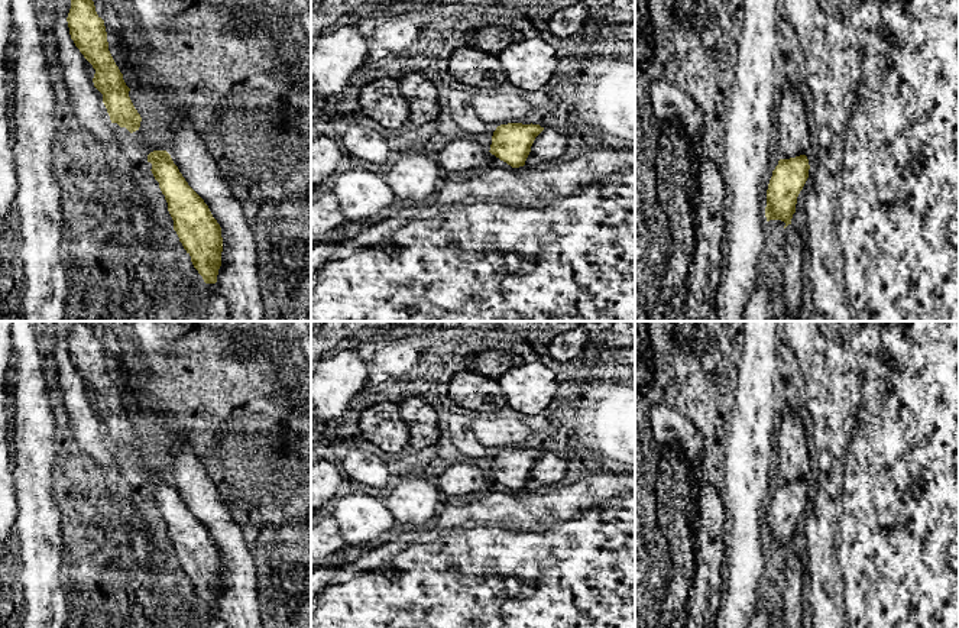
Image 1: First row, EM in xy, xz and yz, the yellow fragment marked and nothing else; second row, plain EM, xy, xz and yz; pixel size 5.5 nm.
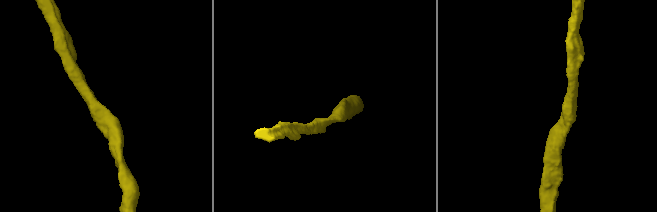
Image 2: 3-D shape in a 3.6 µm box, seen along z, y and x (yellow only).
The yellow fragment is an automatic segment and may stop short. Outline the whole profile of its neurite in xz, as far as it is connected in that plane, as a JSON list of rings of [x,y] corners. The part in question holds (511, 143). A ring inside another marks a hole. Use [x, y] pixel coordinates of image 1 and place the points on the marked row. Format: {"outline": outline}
{"outline": [[[508,123],[496,127],[490,153],[512,168],[525,165],[535,137],[544,130],[540,124]]]}

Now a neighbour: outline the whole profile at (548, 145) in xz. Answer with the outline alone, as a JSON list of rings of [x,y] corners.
[[[544,129],[534,140],[525,166],[538,166],[542,162],[558,159],[567,149],[564,136],[553,129]]]

